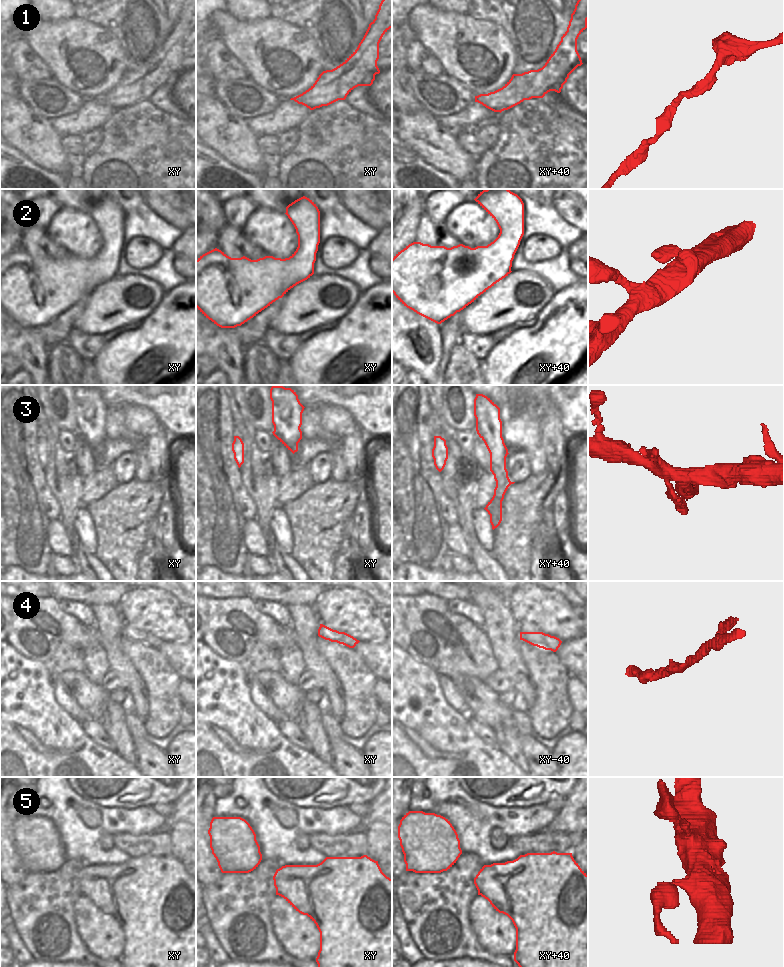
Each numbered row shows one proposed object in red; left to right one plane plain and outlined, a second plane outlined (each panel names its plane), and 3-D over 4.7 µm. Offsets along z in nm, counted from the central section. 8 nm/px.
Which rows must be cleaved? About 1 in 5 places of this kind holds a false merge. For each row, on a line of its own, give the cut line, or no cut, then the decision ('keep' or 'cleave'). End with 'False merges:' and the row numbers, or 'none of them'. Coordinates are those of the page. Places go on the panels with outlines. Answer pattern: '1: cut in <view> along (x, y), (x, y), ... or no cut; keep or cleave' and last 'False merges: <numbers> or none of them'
1: no cut; keep
2: no cut; keep
3: no cut; keep
4: no cut; keep
5: no cut; keep
False merges: none of them

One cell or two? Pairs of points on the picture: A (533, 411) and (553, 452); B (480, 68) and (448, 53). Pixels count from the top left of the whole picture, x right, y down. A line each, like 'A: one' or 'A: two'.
A: two
B: one

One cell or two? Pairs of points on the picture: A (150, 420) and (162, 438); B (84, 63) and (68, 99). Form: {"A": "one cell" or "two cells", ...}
{"A": "two cells", "B": "two cells"}

